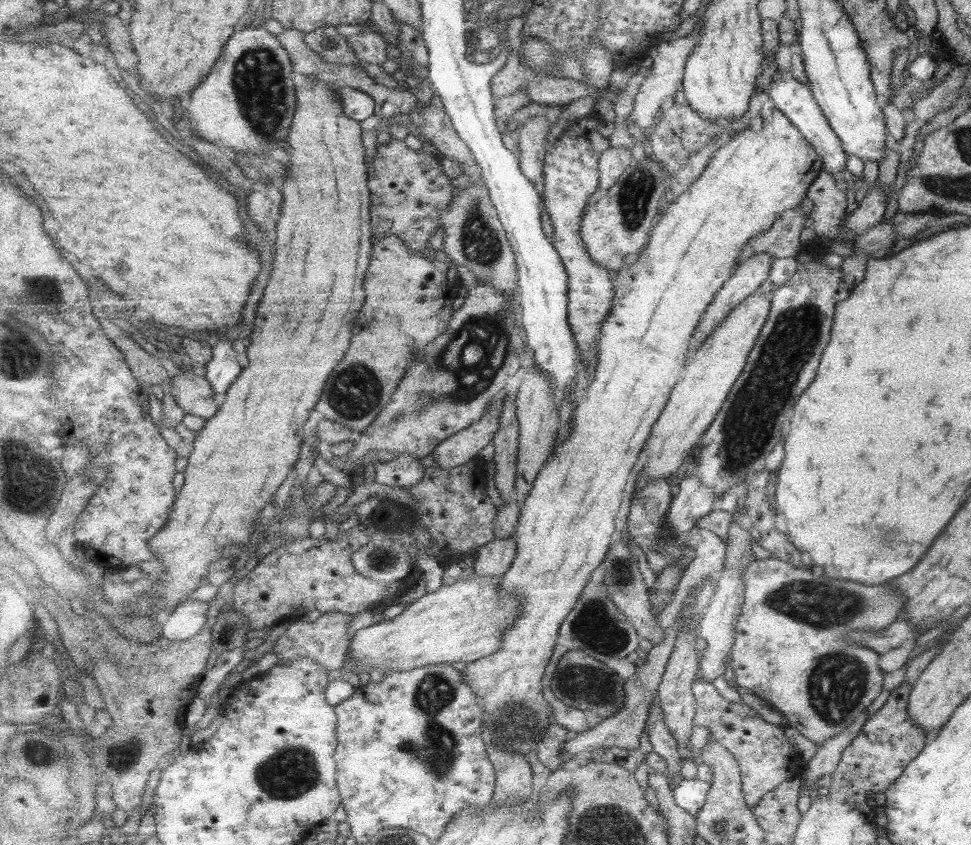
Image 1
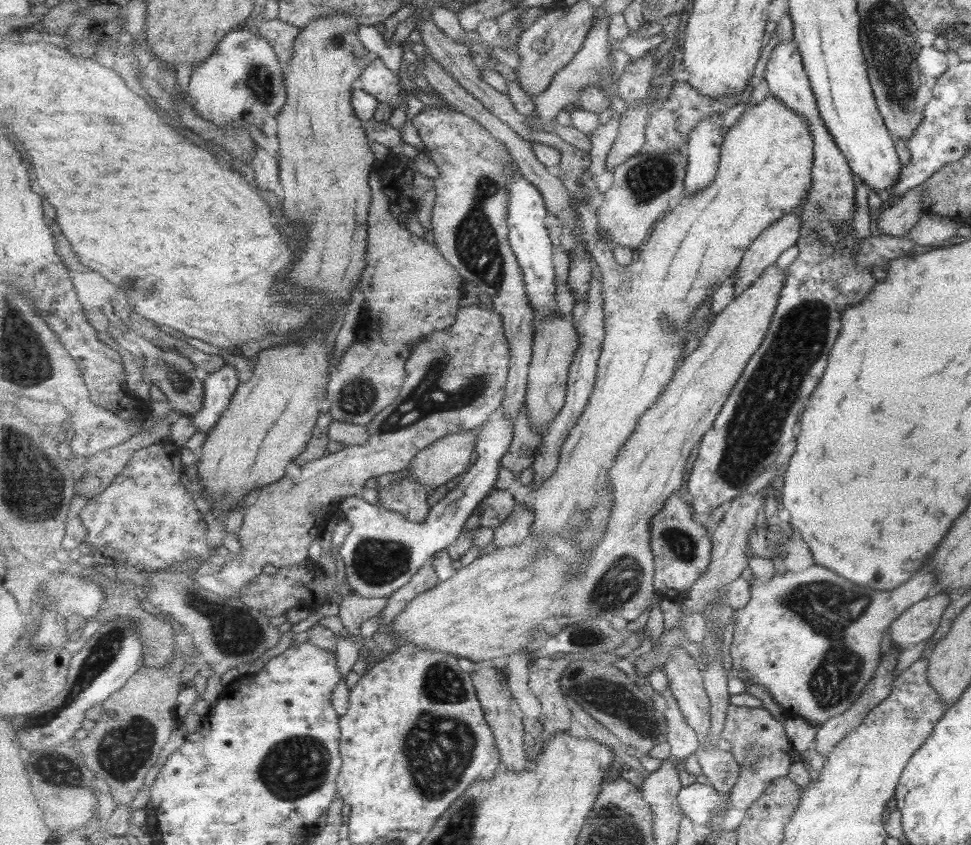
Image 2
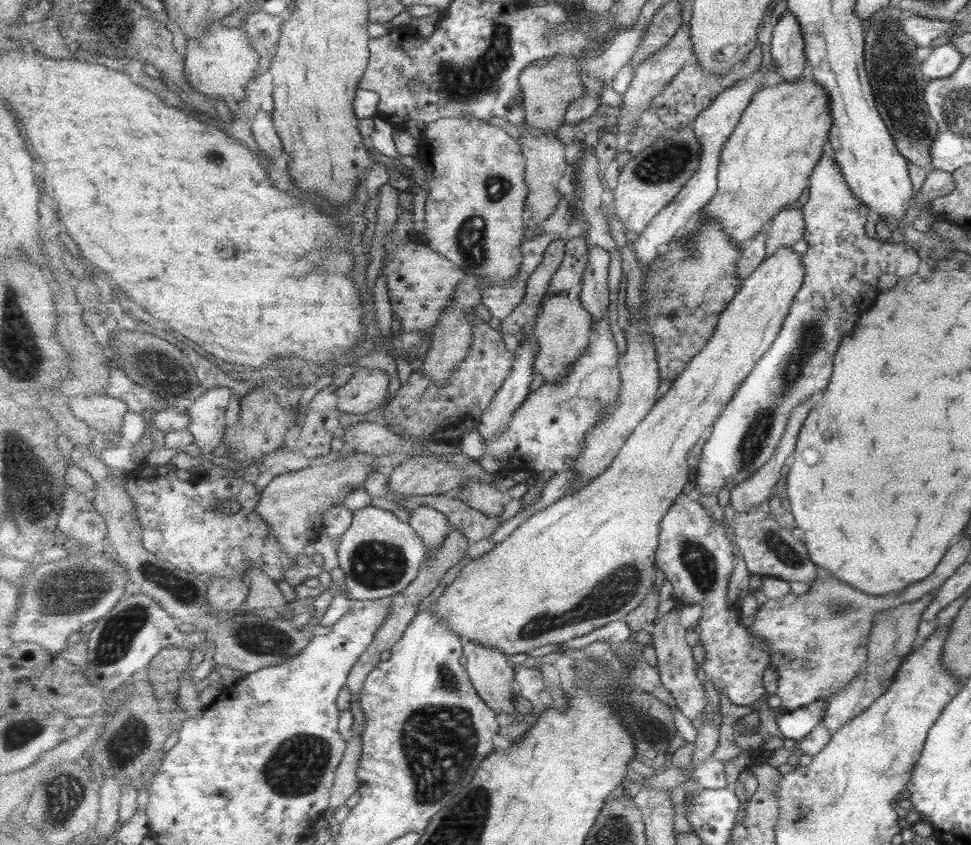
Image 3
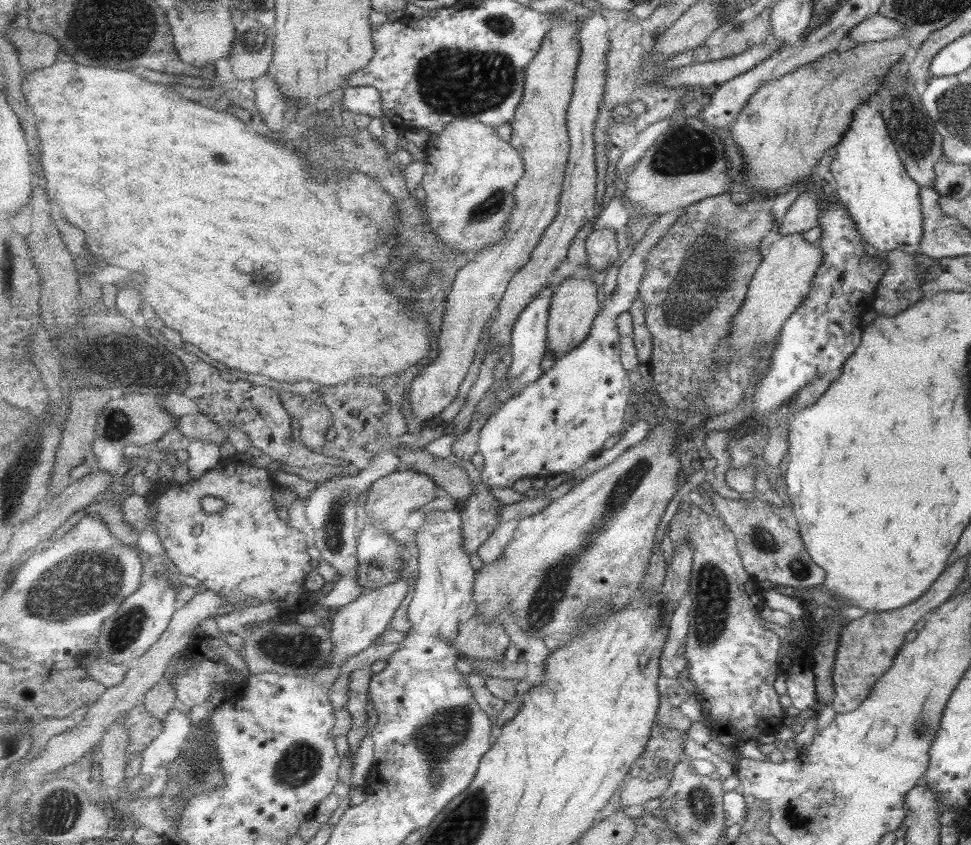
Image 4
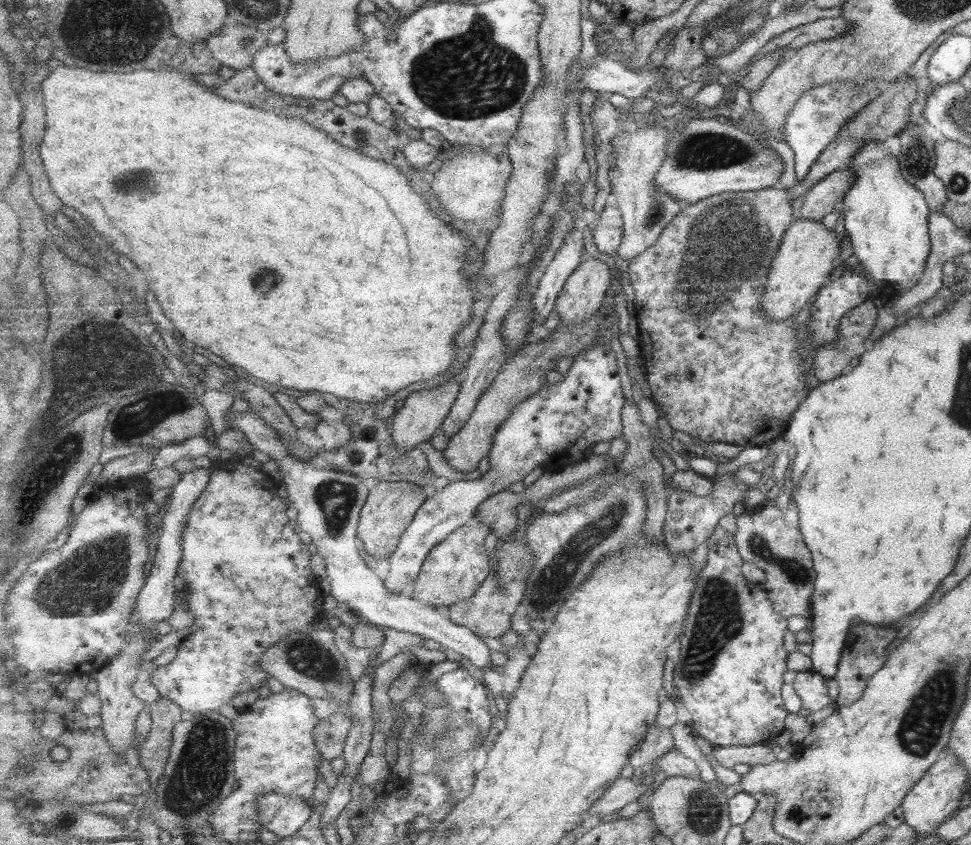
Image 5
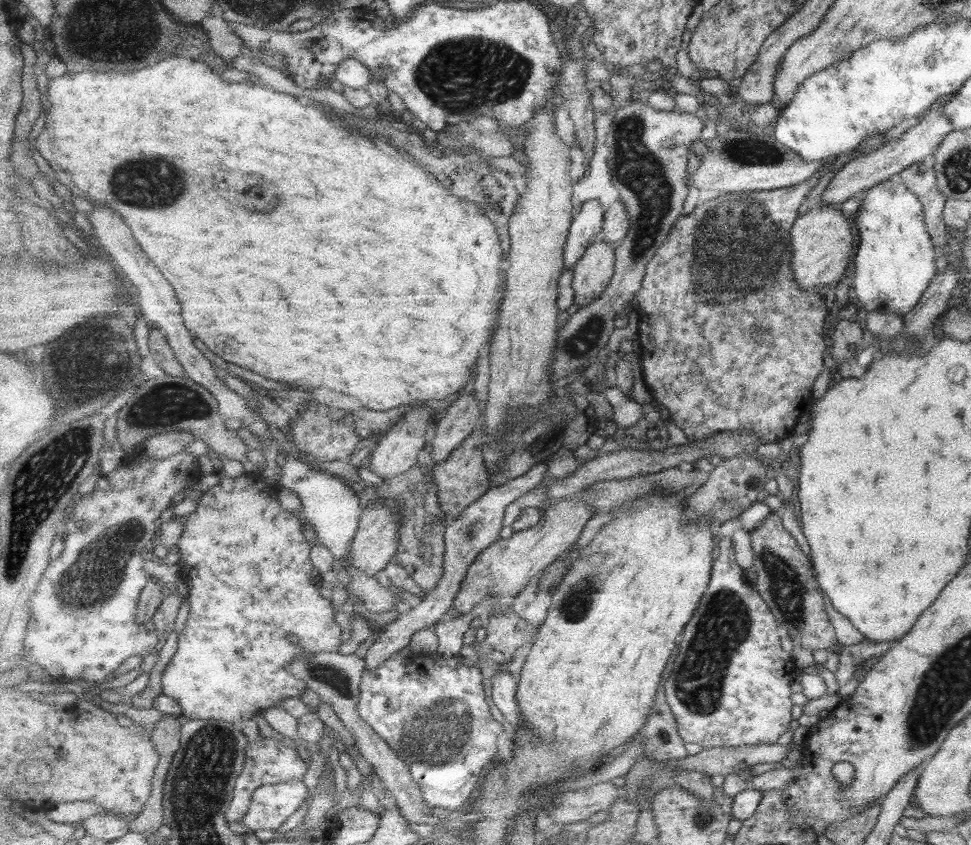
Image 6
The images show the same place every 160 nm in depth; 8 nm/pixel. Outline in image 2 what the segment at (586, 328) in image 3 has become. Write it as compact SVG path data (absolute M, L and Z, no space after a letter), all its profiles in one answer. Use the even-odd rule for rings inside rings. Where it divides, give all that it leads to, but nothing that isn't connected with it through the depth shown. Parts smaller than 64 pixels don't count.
M555 313L538 322L535 327L533 360L530 362L530 384L526 402L531 425L538 428L548 426L562 412L566 404L570 368L574 362L574 356L582 347L581 335L573 326L571 318L573 318L571 314Z

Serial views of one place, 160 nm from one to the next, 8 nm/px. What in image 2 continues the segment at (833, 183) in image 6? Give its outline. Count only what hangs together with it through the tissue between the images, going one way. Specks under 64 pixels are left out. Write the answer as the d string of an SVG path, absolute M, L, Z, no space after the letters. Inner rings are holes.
M798 212L787 213L762 232L747 249L734 280L734 295L739 297L747 291L762 274L779 260L783 250L793 246L800 229Z

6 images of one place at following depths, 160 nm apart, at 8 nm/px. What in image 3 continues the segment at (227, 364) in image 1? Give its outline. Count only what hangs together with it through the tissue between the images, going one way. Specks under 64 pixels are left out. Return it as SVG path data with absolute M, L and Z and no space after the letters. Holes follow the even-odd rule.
M213 387L202 391L186 412L190 416L188 431L194 436L193 443L200 448L203 458L215 458L213 450L221 446L228 427L225 412L233 395L230 388Z

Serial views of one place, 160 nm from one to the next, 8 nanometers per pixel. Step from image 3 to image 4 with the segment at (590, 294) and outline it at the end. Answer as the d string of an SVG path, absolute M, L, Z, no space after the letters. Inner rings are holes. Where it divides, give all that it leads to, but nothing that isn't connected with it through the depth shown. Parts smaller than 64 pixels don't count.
M597 228L588 237L589 269L602 271L617 263L621 254L621 235L615 234L613 228Z

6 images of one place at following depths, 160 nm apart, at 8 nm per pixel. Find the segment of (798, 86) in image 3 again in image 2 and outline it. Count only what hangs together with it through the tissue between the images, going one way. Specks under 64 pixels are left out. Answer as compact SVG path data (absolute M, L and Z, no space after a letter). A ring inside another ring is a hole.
M409 44L411 50L414 50L414 54L416 54L417 58L422 58L424 54L428 53L425 57L425 65L426 68L423 71L425 74L426 80L430 83L430 86L435 90L435 92L442 96L451 106L453 106L458 111L464 112L467 116L471 116L475 120L479 121L484 128L489 130L491 134L495 137L498 137L499 140L503 141L503 144L508 146L508 151L514 157L514 162L518 165L518 170L520 174L523 175L529 182L532 182L543 195L545 199L547 208L553 214L559 216L564 220L565 226L567 226L573 236L577 239L581 239L586 244L586 250L590 252L592 258L596 261L598 265L599 272L603 274L603 299L605 300L605 342L602 349L602 353L598 362L598 373L596 385L592 394L592 398L589 399L589 403L587 404L587 409L583 412L583 415L579 417L578 423L571 429L570 435L568 436L568 440L564 442L560 452L560 461L559 466L554 470L555 474L551 476L550 479L547 479L545 483L541 483L538 485L533 482L527 485L518 484L513 489L513 498L515 498L515 502L519 505L520 508L530 508L534 510L535 513L535 522L532 526L532 536L537 540L538 538L542 538L542 536L546 536L546 534L560 534L561 536L568 536L568 534L572 534L572 530L574 528L580 528L580 533L576 536L578 538L578 542L580 542L580 548L589 555L591 553L591 549L600 542L600 540L604 537L604 532L606 531L607 524L609 524L611 511L613 508L614 496L612 493L612 482L610 481L610 470L614 467L614 462L618 459L619 453L622 451L624 444L631 438L631 435L634 434L635 429L638 427L639 421L642 419L643 414L647 412L647 410L651 409L656 403L659 403L659 399L663 396L663 393L666 392L669 384L673 382L675 373L678 371L678 368L683 363L681 362L681 356L683 356L683 348L685 348L685 344L687 339L685 335L689 333L689 327L691 319L694 317L695 313L699 311L699 308L702 308L703 305L707 303L707 301L711 301L713 293L716 289L721 285L722 282L725 282L727 278L731 276L731 274L736 273L739 270L739 265L742 263L743 257L746 255L747 249L754 243L754 240L758 238L758 236L762 235L762 232L769 228L774 222L777 222L779 219L783 218L783 215L787 213L791 213L791 210L801 202L801 198L805 198L805 194L807 194L807 188L810 188L810 183L813 182L811 180L811 167L813 166L813 139L811 137L811 132L806 123L805 116L799 116L797 112L794 112L793 109L787 108L785 104L783 104L782 100L779 100L777 96L769 95L766 98L759 99L755 105L751 105L750 111L743 116L743 118L735 125L732 126L725 135L719 170L716 174L715 180L702 191L695 193L694 195L687 195L684 199L679 202L679 204L674 204L672 208L667 212L667 214L659 219L658 222L654 225L653 230L649 234L649 238L639 247L638 251L635 254L635 259L632 261L630 265L622 266L615 260L615 256L613 256L613 245L609 243L609 241L604 240L603 237L600 236L599 231L595 232L587 232L587 228L583 227L583 222L579 217L579 213L577 211L578 208L574 206L574 202L572 202L571 195L571 186L568 185L564 180L558 177L558 174L555 171L547 168L538 158L534 148L532 147L532 141L528 141L524 139L520 134L517 134L511 126L509 126L506 122L503 122L498 116L495 116L478 98L475 98L466 88L463 88L455 78L453 78L452 74L449 74L437 61L432 57L428 48L424 44ZM666 316L668 320L670 320L670 324L675 327L675 332L667 332L666 328L663 328L663 318Z

